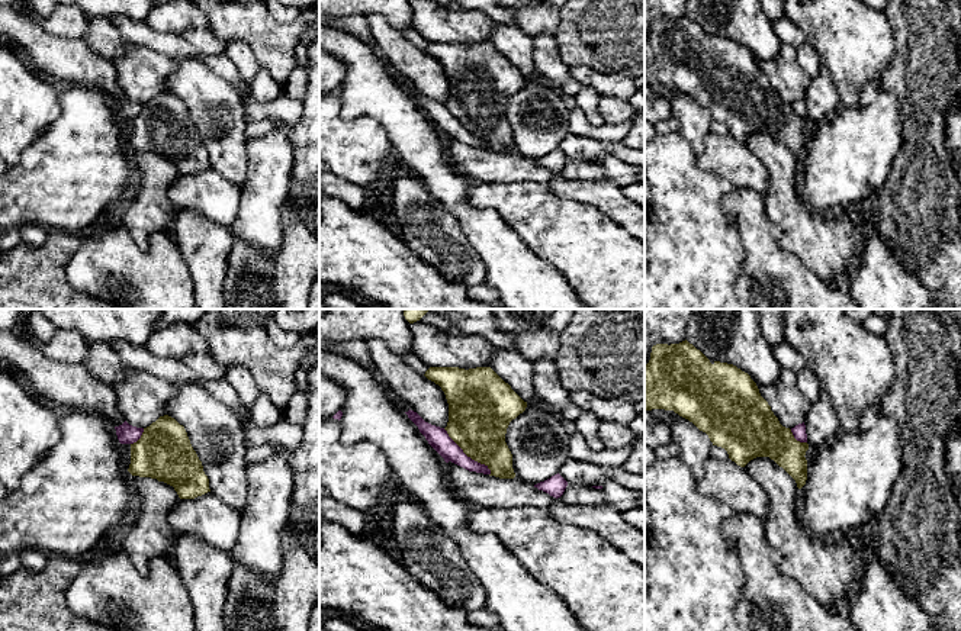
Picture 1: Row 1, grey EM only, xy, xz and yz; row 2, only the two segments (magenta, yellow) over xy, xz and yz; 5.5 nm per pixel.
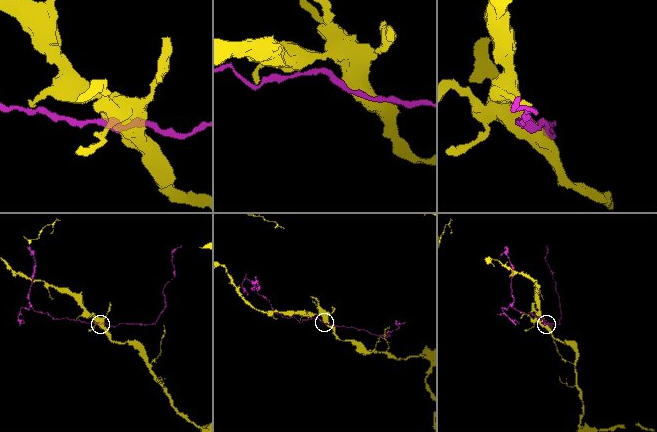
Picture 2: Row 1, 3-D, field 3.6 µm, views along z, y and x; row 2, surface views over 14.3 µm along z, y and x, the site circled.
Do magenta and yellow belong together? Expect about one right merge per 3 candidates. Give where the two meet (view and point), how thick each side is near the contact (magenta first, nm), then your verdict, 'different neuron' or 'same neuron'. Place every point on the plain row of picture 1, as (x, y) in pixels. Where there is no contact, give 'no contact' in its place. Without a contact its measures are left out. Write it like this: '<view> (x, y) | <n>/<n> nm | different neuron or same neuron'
xz (465, 129) | 120/360 nm | different neuron

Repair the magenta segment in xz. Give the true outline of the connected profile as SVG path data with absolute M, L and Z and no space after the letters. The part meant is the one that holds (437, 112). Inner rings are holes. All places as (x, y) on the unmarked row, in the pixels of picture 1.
M411 84L405 88L418 102L428 119L444 133L446 138L451 136L469 147L491 149L488 141L467 132L463 125L449 112L444 103L425 97L417 87Z

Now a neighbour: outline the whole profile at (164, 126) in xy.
M168 90L144 103L141 113L131 119L128 147L173 161L180 174L210 167L209 154L184 102Z

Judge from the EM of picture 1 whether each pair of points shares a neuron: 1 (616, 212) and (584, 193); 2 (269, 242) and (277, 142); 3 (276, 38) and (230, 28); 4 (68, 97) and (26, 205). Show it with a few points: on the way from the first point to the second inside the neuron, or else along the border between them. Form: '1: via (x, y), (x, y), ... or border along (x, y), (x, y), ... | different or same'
1: via (608, 205), (597, 193), (591, 193) | same
2: via (267, 218), (269, 167) | same
3: via (264, 35), (257, 28), (241, 28) | same
4: via (68, 124), (68, 163), (52, 179) | same

